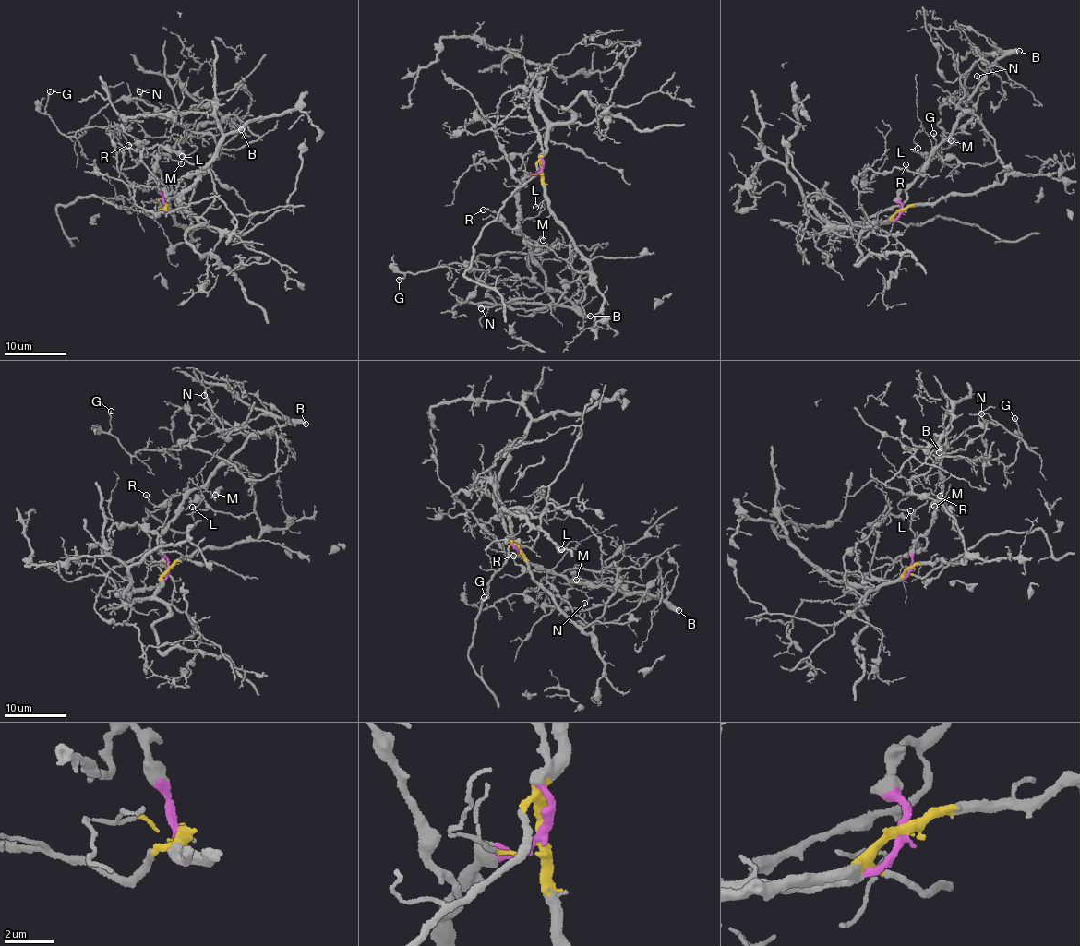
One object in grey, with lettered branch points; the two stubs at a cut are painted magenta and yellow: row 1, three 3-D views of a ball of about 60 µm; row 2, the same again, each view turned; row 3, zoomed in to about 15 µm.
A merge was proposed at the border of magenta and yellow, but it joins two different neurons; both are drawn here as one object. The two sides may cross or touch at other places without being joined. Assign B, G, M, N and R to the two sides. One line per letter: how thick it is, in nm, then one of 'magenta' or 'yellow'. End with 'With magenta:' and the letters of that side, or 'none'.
B: 360 nm thick; magenta
G: 140 nm thick; yellow
M: 110 nm thick; magenta
N: 150 nm thick; magenta
R: 120 nm thick; magenta
With magenta: B, M, N, R

